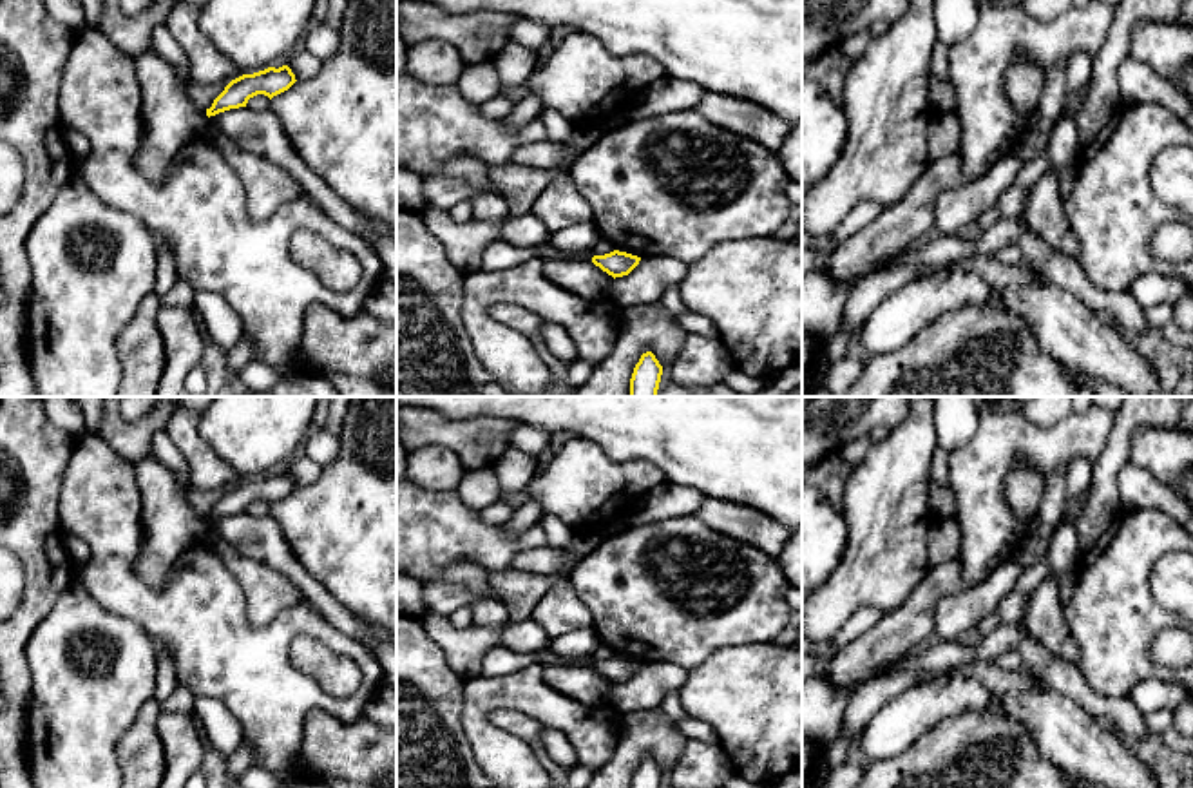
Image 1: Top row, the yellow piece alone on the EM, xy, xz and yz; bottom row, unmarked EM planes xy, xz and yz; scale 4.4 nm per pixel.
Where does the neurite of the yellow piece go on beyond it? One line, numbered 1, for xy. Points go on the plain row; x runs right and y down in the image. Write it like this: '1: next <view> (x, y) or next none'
1: next none

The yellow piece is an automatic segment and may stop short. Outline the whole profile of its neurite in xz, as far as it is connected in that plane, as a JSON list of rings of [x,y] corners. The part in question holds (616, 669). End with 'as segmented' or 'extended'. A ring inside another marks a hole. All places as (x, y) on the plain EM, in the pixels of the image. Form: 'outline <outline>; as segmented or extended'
outline [[[494,645],[491,647],[480,661],[480,676],[483,677],[501,677],[505,674],[514,674],[530,665],[545,667],[592,667],[608,681],[623,683],[628,681],[641,667],[641,663],[614,656],[605,661],[594,661],[592,658],[567,658],[558,656],[550,649],[539,652],[514,652],[511,649]]]; extended

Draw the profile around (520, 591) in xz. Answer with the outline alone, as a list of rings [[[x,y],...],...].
[[[509,567],[489,572],[489,581],[507,607],[509,621],[520,621],[530,618],[536,603],[556,581],[568,578],[568,572],[570,569],[561,574],[538,574]]]

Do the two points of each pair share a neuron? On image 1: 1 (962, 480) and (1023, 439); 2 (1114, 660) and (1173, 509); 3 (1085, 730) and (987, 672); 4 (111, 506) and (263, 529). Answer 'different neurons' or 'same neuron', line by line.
1: same neuron
2: different neurons
3: same neuron
4: different neurons

